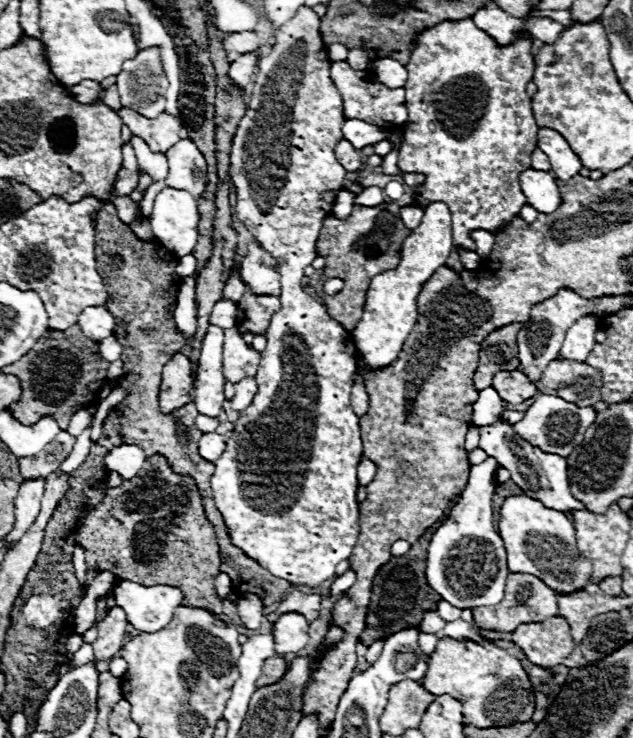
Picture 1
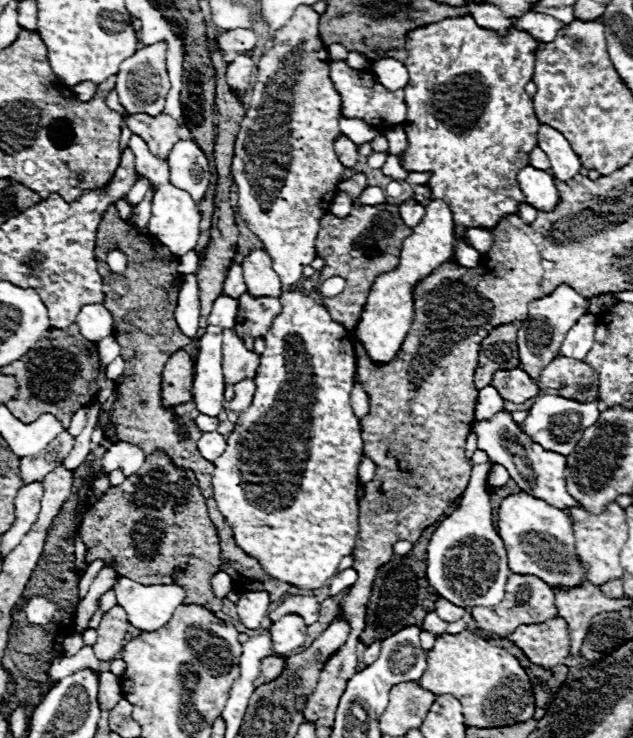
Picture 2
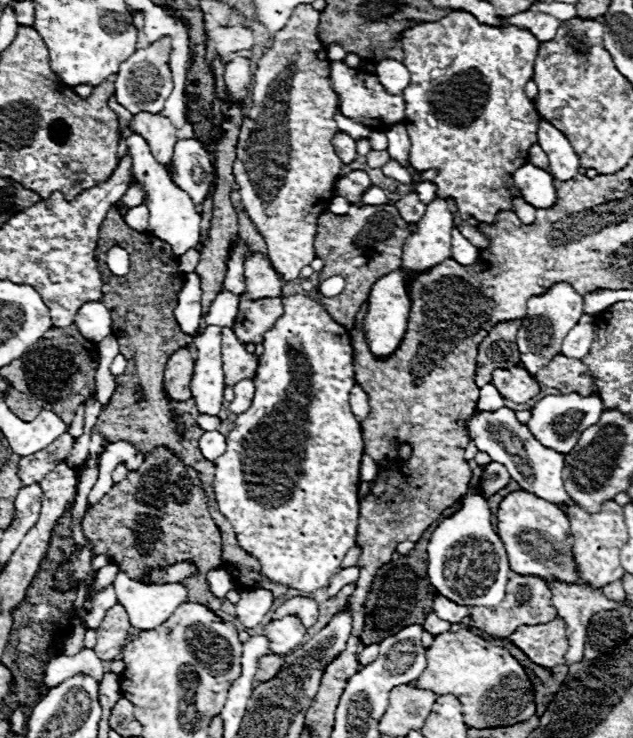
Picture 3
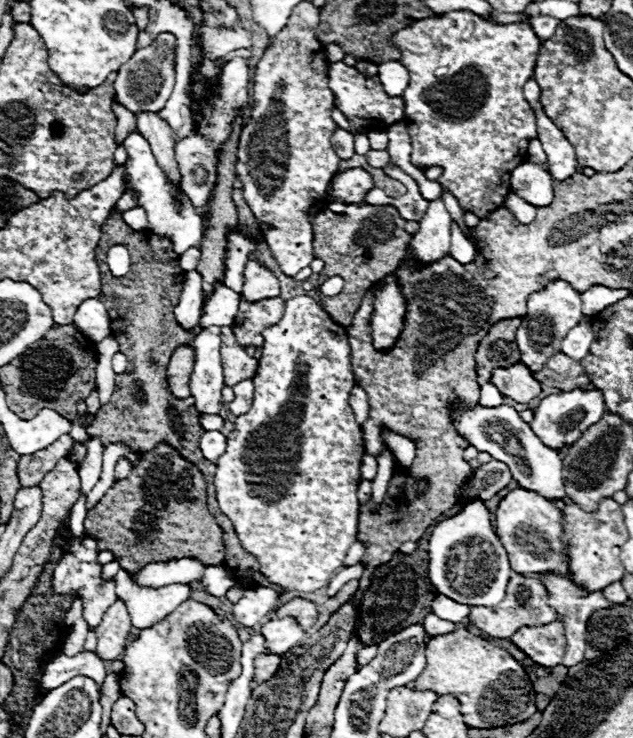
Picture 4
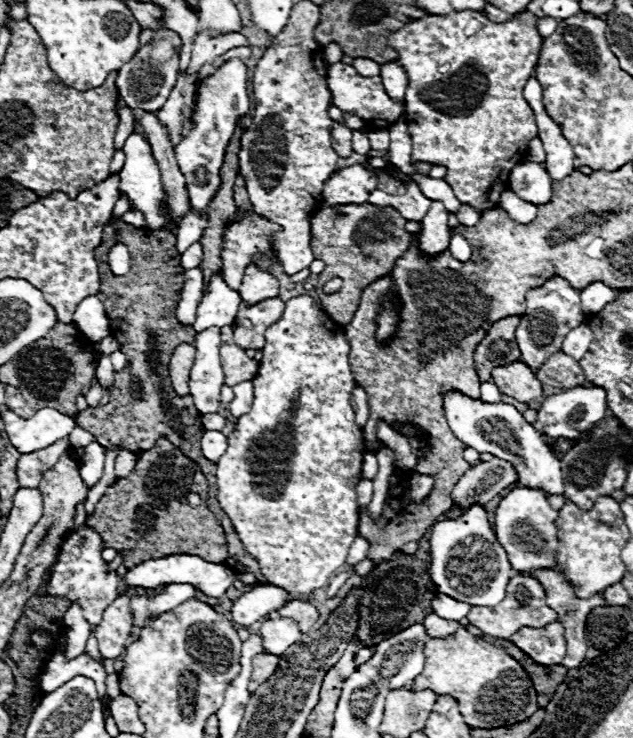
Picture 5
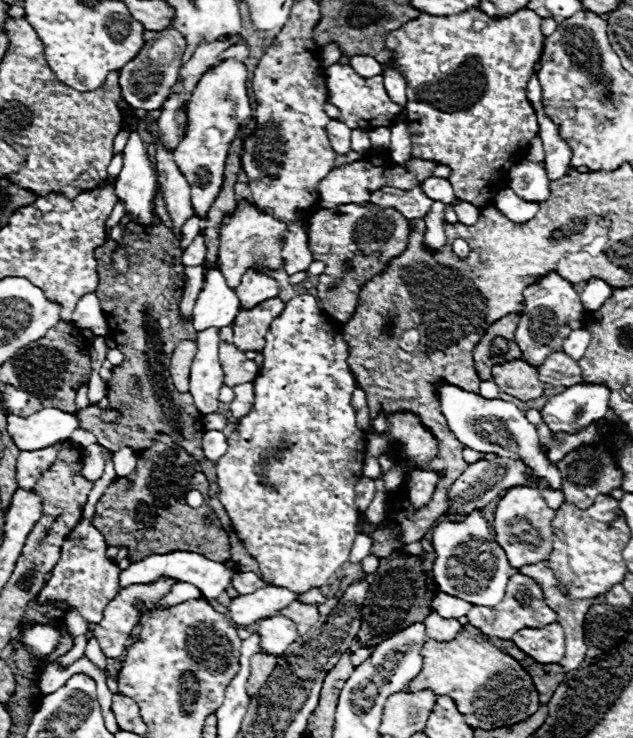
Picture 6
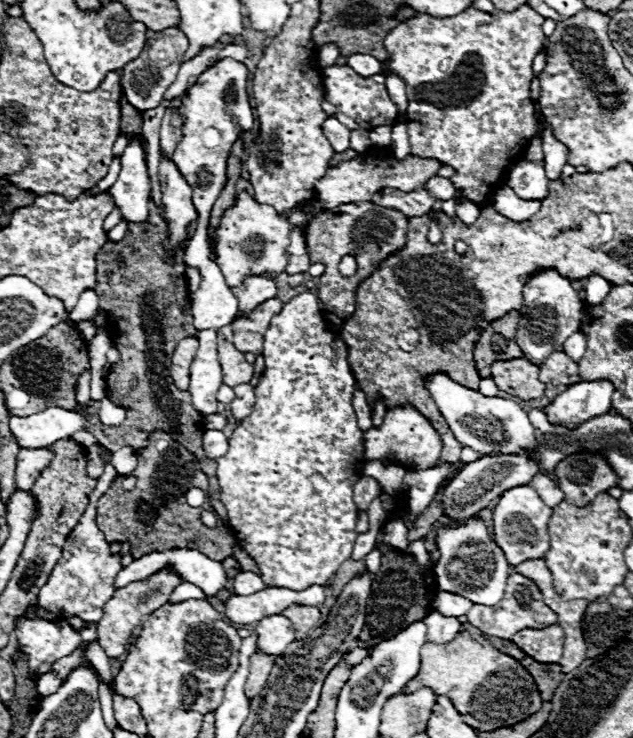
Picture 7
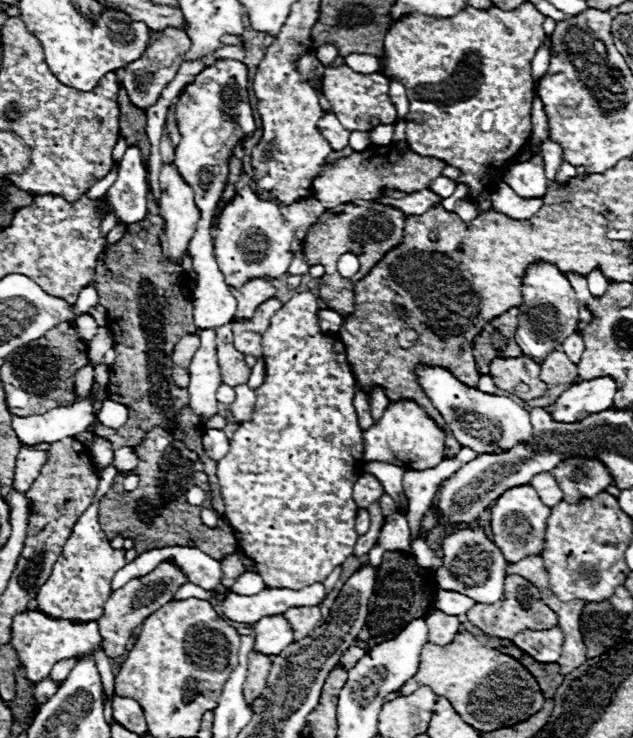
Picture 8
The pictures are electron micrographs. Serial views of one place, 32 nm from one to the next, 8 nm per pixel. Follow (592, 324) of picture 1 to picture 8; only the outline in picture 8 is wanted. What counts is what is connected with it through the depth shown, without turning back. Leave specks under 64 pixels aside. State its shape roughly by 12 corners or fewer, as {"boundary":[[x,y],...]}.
{"boundary":[[578,334],[562,342],[562,350],[574,364],[580,362],[584,352]]}

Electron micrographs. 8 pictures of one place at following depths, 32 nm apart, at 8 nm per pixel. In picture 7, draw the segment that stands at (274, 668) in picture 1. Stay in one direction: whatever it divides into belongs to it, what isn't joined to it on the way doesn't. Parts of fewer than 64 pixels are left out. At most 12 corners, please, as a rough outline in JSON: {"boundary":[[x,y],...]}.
{"boundary":[[250,656],[244,686],[248,700],[266,686],[274,656]]}

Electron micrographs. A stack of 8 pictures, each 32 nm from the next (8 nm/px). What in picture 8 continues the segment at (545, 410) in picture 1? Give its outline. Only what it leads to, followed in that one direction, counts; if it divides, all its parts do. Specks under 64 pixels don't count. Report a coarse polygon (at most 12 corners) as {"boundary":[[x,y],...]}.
{"boundary":[[582,380],[550,404],[556,420],[582,420],[610,408],[616,382]]}

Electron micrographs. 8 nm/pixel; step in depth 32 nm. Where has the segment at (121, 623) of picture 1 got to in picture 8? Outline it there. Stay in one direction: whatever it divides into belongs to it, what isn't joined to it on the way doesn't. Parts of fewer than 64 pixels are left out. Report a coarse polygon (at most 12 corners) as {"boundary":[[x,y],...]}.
{"boundary":[[172,560],[134,578],[98,620],[108,658],[190,580]]}

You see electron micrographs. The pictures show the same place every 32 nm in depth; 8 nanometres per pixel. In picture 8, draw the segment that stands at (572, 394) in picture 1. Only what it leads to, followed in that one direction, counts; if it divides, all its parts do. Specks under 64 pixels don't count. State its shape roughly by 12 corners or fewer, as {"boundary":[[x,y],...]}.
{"boundary":[[562,350],[542,362],[540,378],[546,384],[578,382],[576,364]]}

